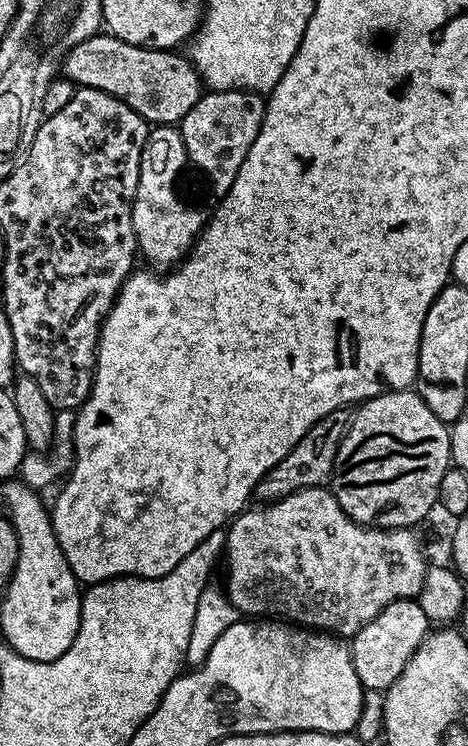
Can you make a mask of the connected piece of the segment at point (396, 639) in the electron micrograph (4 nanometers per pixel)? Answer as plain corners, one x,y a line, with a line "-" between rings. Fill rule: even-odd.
416,598
390,602
362,630
350,637
350,651
354,662
354,674
358,674
358,682
366,690
372,688
377,694
383,693
396,681
398,674
406,670
406,662
422,646
430,631
430,621

